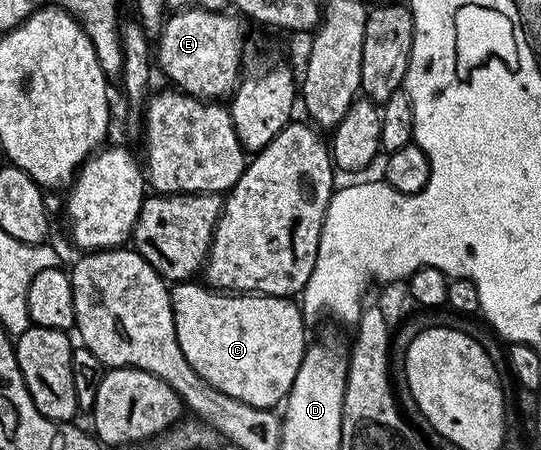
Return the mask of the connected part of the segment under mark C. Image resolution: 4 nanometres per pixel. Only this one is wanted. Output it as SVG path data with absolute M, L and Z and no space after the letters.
M179 282L171 288L171 309L177 330L177 342L189 366L197 370L205 383L229 394L229 398L258 408L274 409L275 404L282 405L291 392L293 378L297 378L303 354L309 347L308 325L305 323L302 307L294 299L285 296L224 294L202 283L195 283Z

